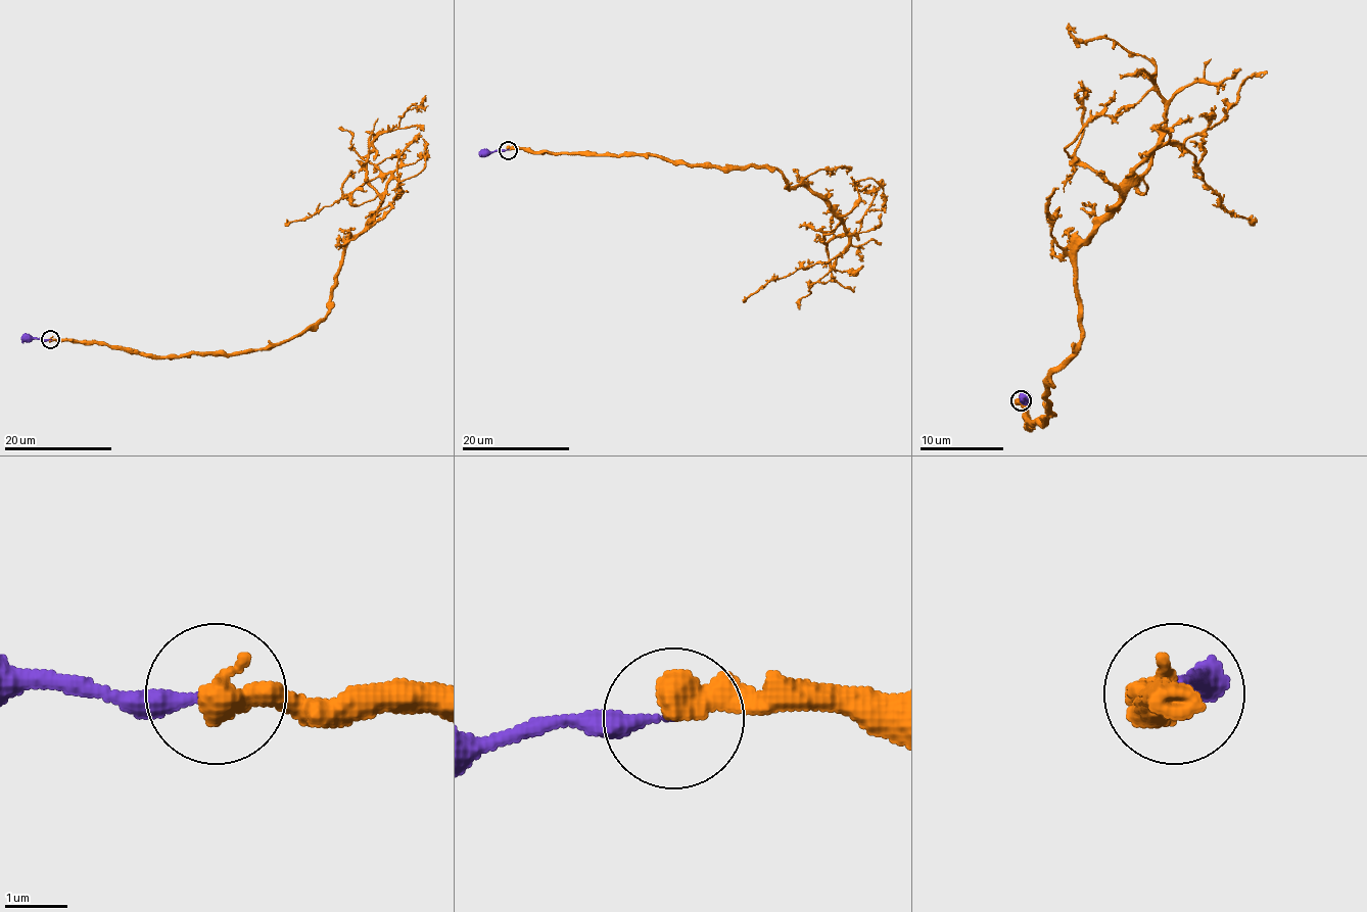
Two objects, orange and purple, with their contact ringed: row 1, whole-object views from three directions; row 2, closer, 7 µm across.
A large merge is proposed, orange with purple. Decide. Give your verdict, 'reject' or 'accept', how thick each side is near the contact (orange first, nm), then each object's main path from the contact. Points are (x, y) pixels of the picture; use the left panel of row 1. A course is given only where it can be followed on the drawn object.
reject; calibres 550 and 200 nm; course orange (50, 339), (190, 356), (267, 349), (312, 330), (347, 243), (381, 202), (367, 175), (368, 147), (426, 95); course purple (50, 339), (21, 337)

